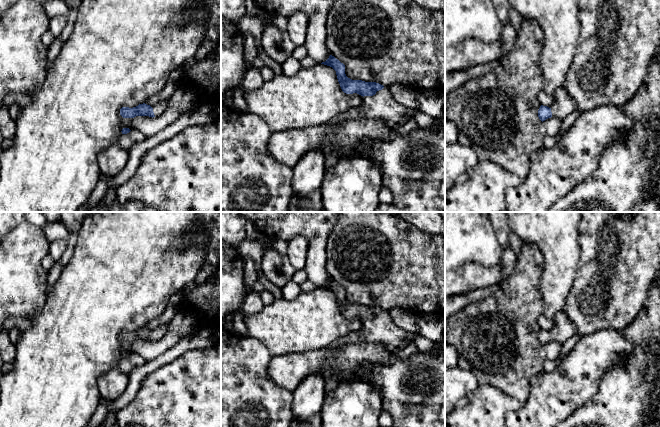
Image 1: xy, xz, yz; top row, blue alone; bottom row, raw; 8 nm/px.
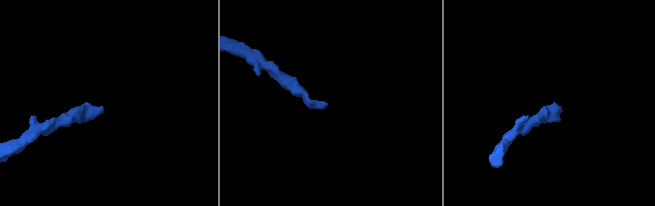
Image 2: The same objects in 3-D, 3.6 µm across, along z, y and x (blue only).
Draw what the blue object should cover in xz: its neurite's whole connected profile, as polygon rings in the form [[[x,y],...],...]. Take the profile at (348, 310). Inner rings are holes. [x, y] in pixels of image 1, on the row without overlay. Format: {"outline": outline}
{"outline": [[[332,279],[321,288],[330,290],[336,295],[338,306],[344,317],[357,317],[363,321],[363,327],[359,331],[351,332],[333,342],[329,346],[332,350],[336,350],[343,345],[356,343],[383,342],[394,347],[407,346],[418,335],[417,333],[408,333],[397,327],[386,310],[376,306],[348,302],[345,298],[345,289]]]}

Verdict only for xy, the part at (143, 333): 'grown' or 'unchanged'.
grown

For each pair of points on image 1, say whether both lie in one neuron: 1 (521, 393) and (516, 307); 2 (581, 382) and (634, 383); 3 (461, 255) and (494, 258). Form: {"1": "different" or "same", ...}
{"1": "same", "2": "different", "3": "same"}

